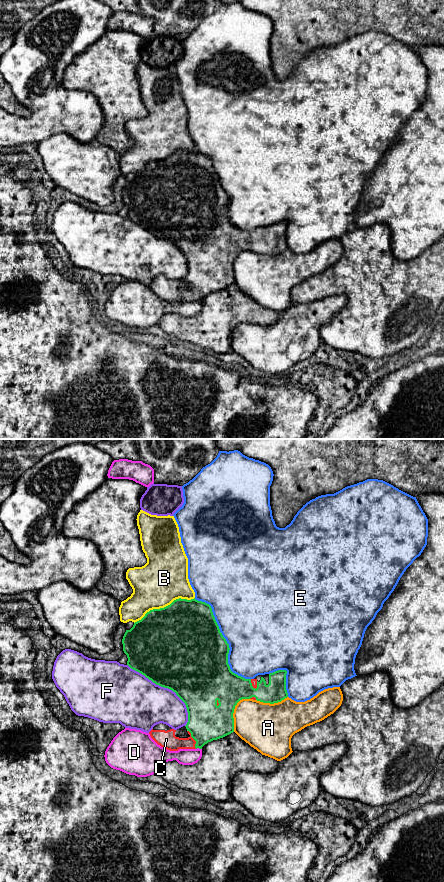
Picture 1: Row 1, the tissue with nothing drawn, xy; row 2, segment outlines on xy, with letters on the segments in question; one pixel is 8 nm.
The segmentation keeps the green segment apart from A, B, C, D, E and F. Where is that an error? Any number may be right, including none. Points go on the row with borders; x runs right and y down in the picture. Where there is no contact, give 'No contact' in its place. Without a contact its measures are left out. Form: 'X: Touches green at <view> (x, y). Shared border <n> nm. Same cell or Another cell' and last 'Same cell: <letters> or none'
A: Touches green at xy (233, 711). Shared border 300 nm. Another cell
B: Touches green at xy (164, 607). Shared border 550 nm. Another cell
C: Touches green at xy (193, 738). Shared border 170 nm. Same cell
D: Touches green at xy (198, 747). Shared border 50 nm. Another cell
E: Touches green at xy (225, 640). Shared border 800 nm. Another cell
F: Touches green at xy (168, 688). Shared border 700 nm. Another cell
Same cell: C

